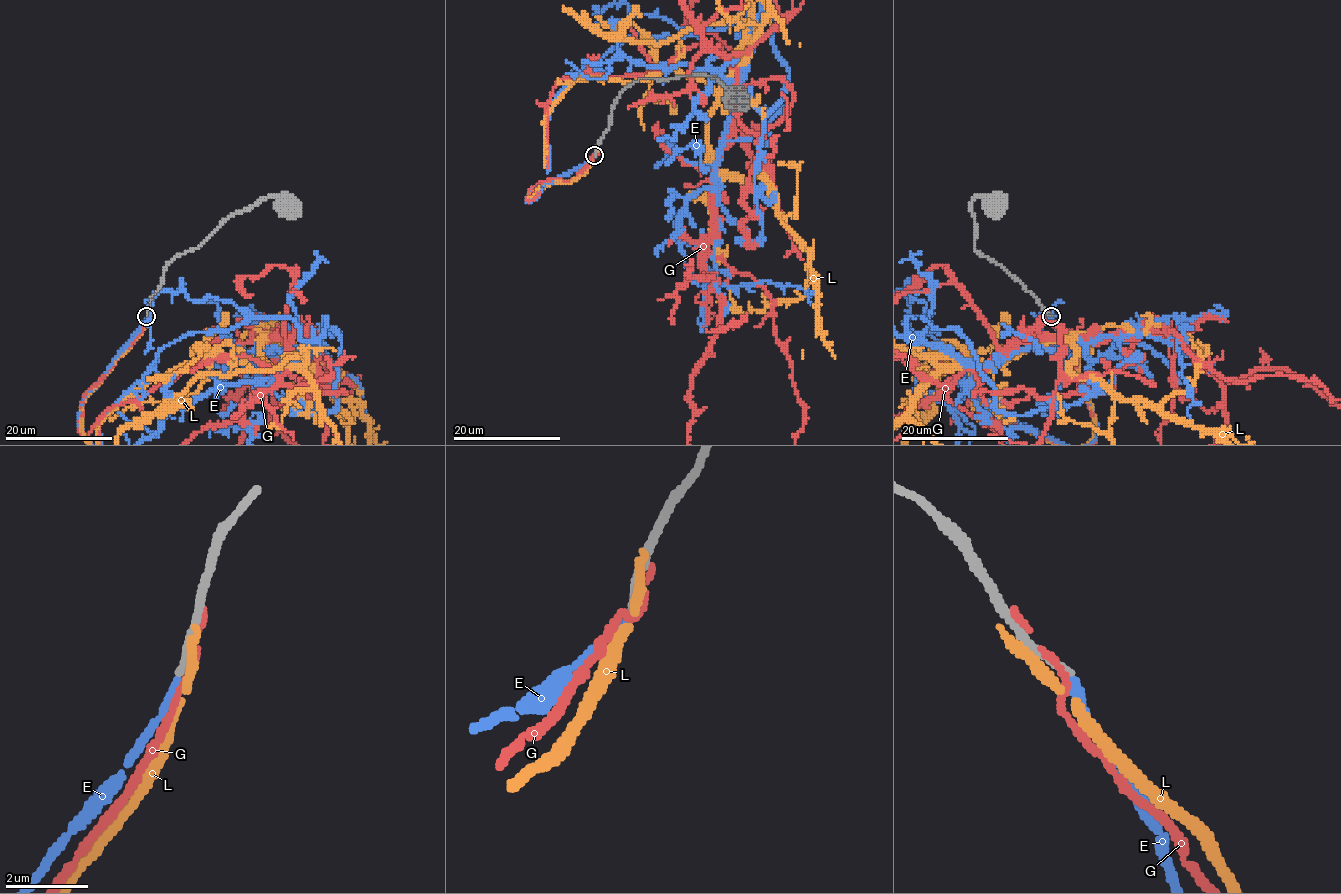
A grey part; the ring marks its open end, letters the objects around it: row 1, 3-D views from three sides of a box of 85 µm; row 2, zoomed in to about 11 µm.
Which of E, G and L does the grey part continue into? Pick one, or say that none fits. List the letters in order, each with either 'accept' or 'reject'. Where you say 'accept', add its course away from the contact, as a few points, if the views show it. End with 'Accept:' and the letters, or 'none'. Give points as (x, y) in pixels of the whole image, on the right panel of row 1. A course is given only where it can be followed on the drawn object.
E: accept
G: reject
L: reject
Accept: E

